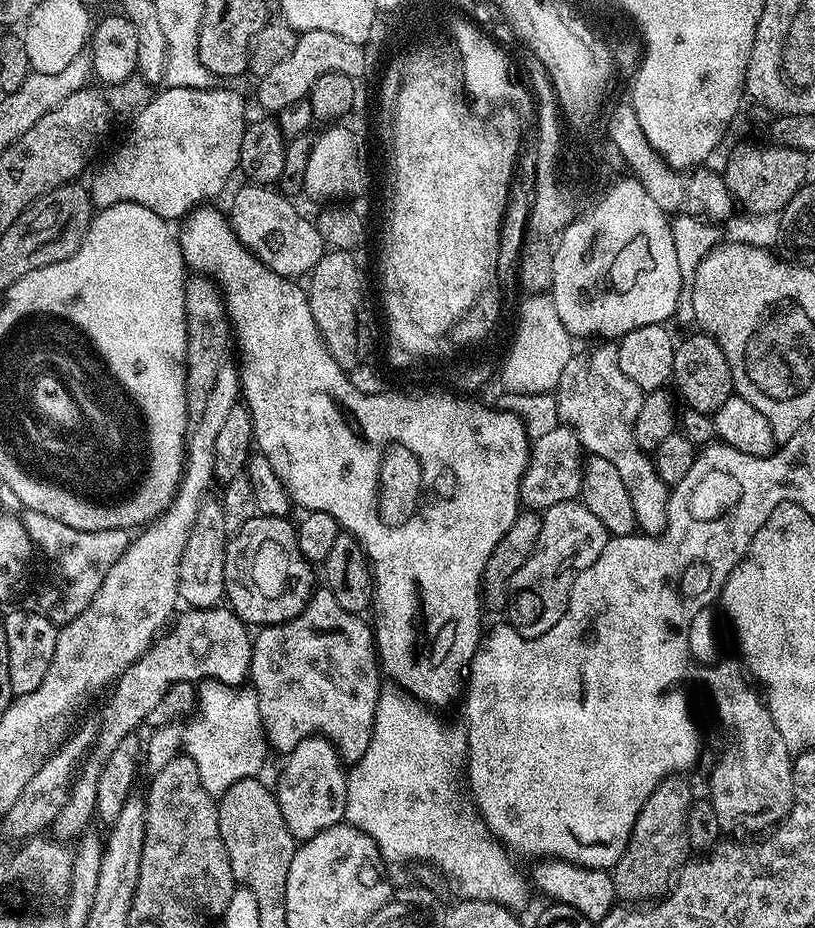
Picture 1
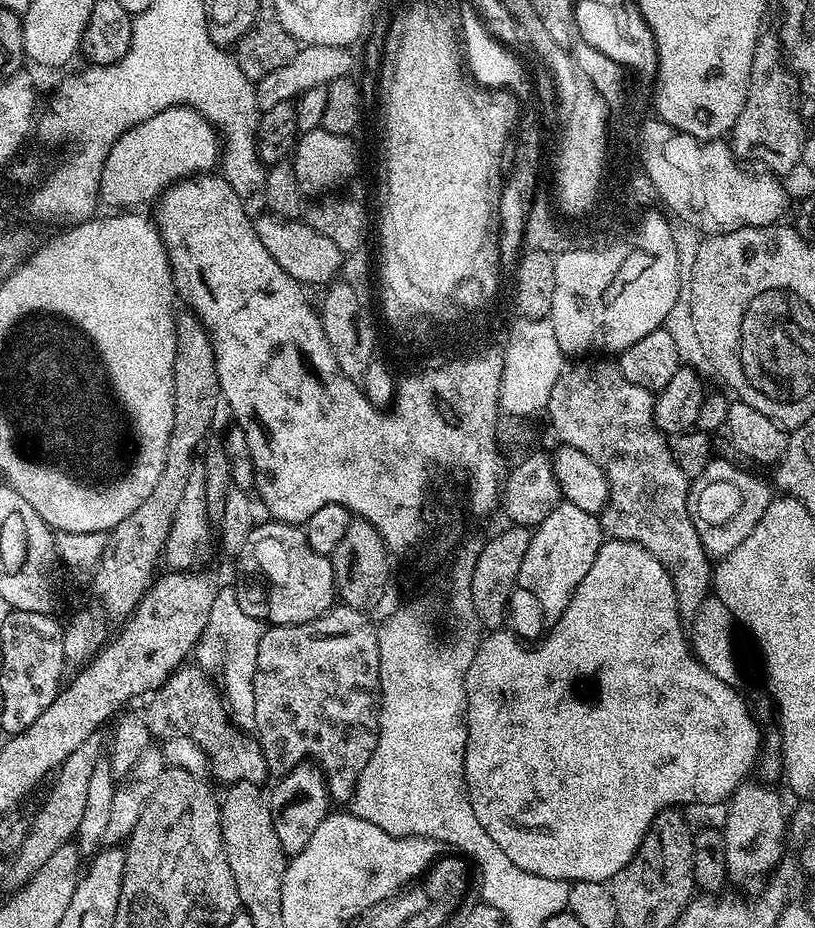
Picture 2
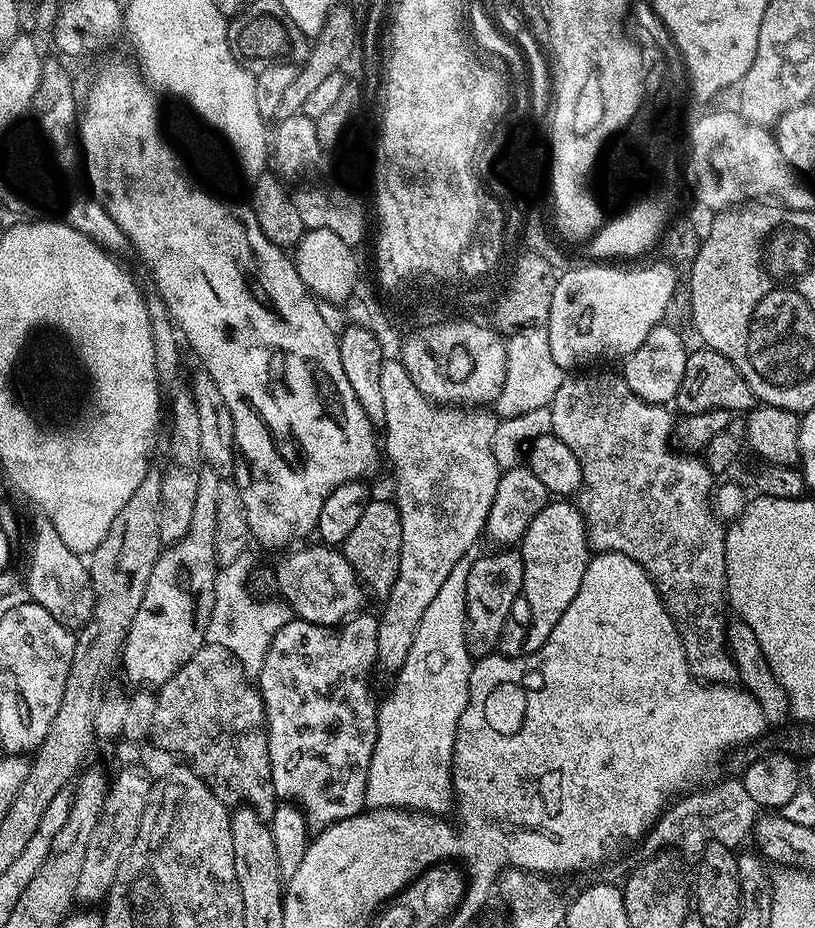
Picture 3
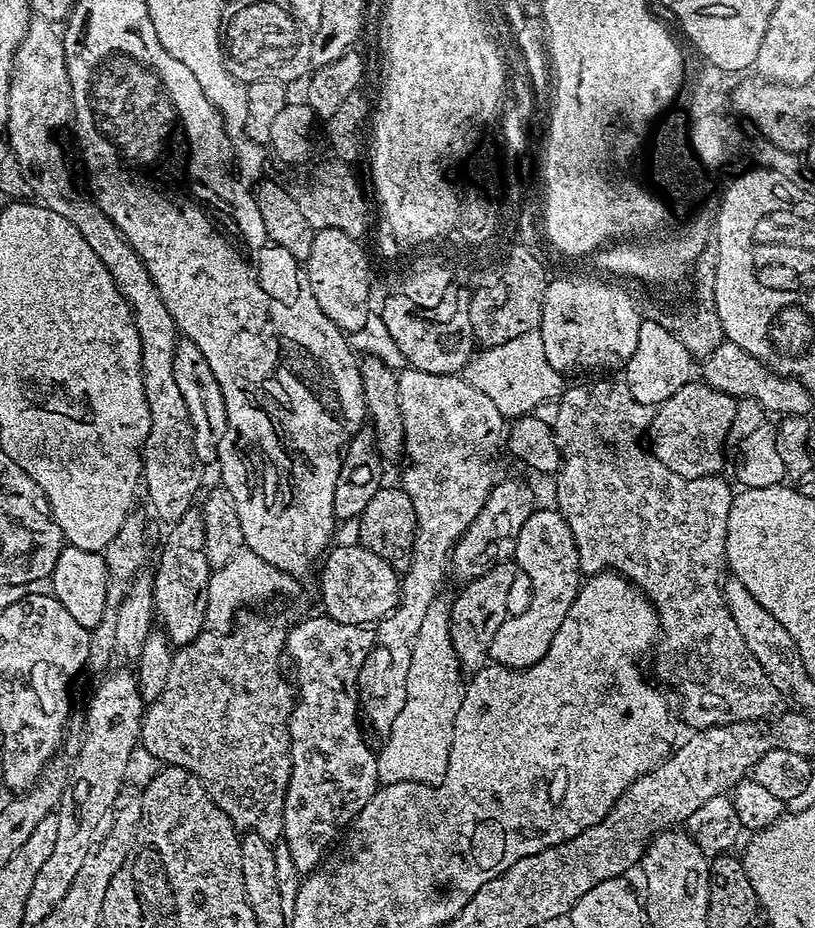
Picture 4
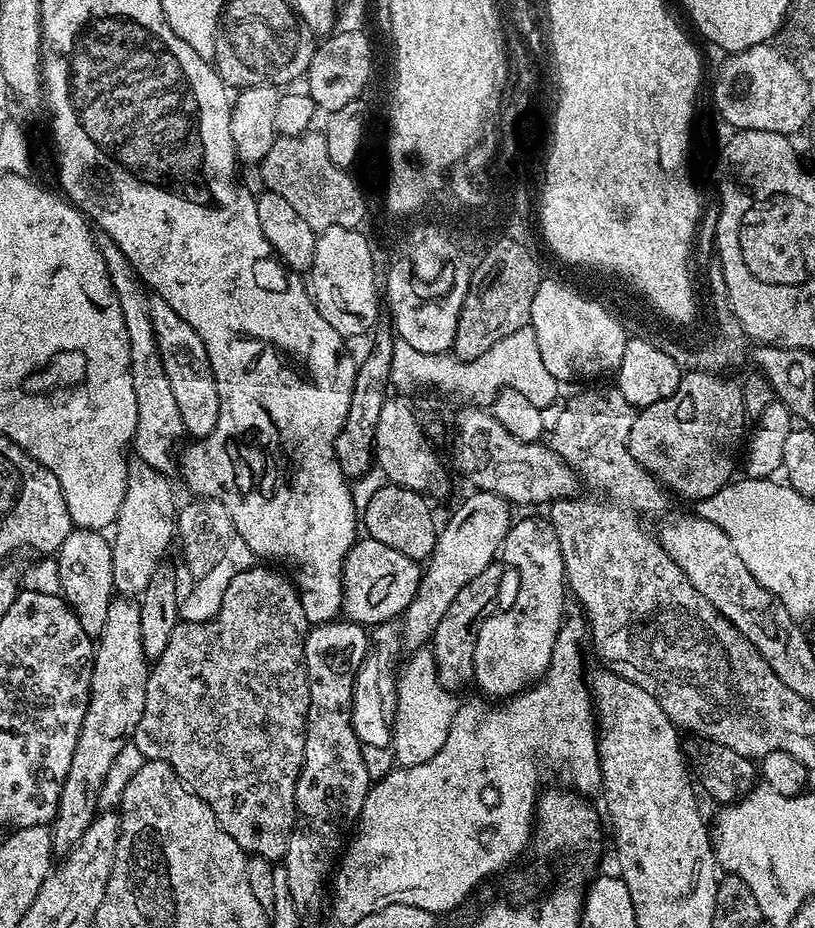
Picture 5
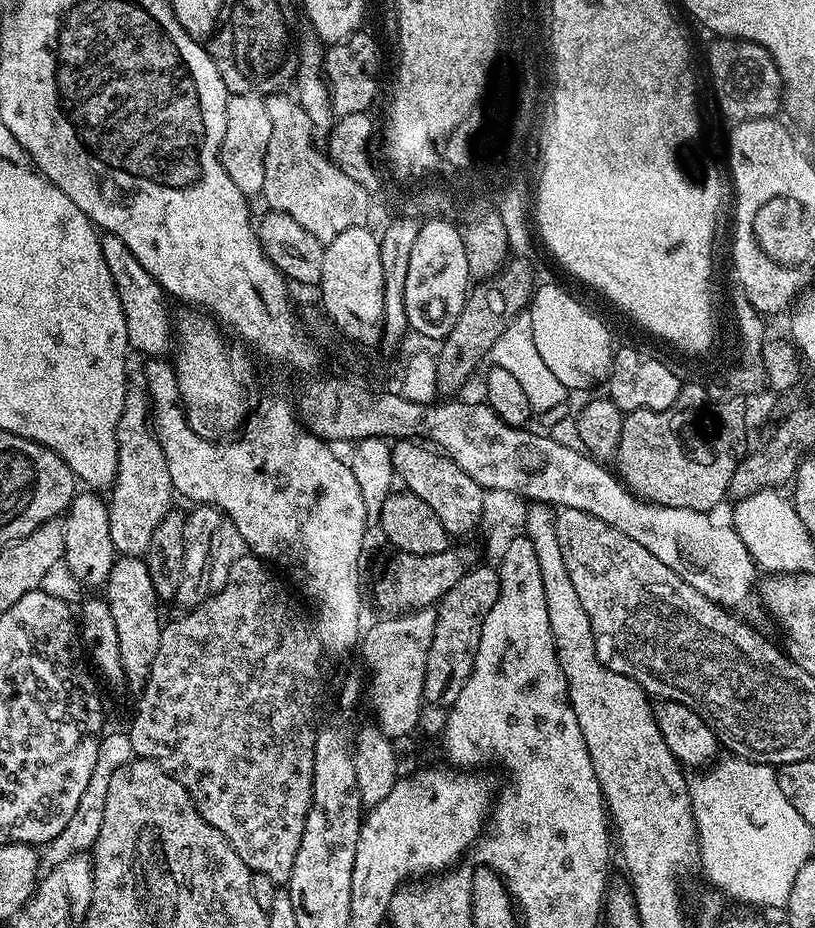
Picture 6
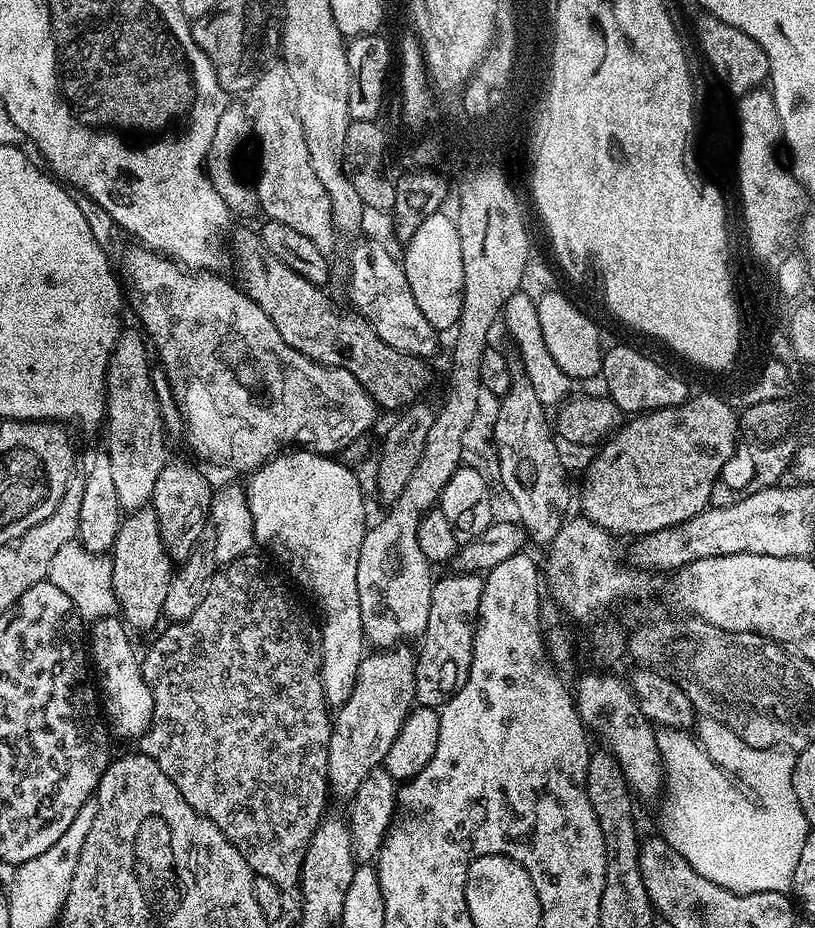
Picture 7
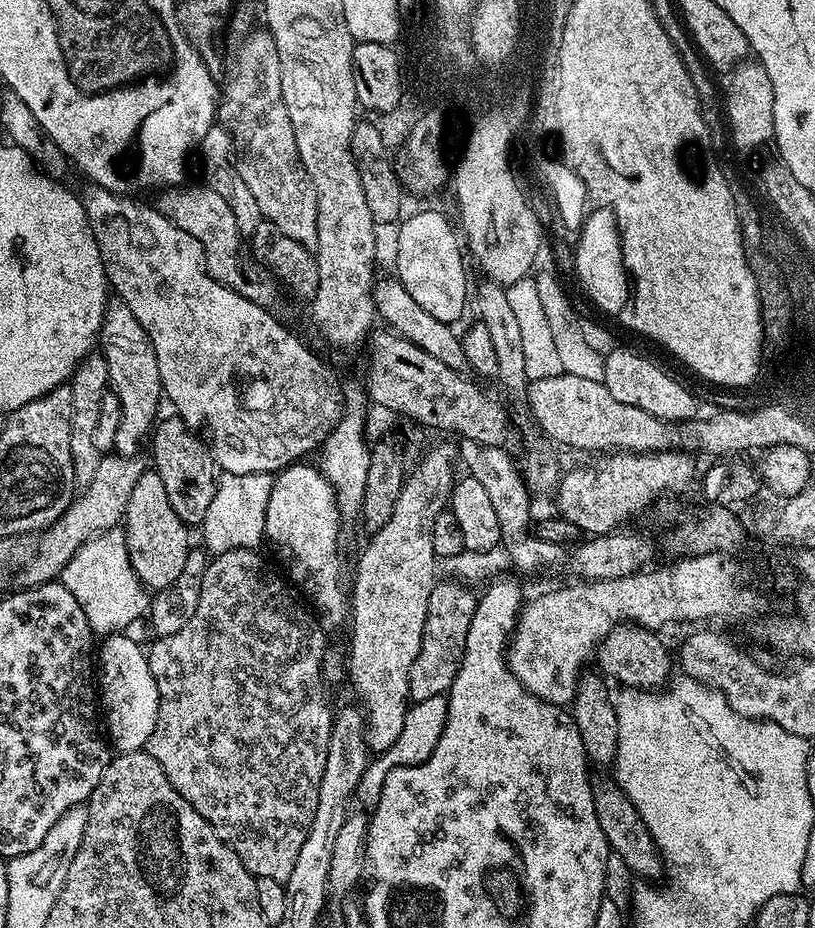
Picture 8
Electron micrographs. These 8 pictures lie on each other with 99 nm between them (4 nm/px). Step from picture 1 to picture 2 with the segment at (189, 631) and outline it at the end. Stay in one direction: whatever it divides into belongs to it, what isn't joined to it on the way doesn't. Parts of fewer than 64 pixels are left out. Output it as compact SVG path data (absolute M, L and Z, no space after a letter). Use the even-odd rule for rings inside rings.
M99 735L86 738L66 762L62 762L54 779L51 781L52 789L48 792L48 797L44 800L44 805L36 814L36 821L31 821L25 841L13 856L11 863L8 865L7 883L23 886L28 883L28 879L42 866L49 858L54 858L54 850L58 850L63 844L69 843L75 837L78 826L82 822L82 813L86 811L86 794L90 787L90 776L94 766L102 759L103 750L106 744L100 741ZM56 779L56 781L54 781Z

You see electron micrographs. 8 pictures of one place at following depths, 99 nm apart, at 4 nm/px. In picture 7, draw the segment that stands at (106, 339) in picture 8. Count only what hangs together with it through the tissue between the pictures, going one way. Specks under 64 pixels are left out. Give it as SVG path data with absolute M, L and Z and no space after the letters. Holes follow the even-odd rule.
M121 331L112 356L108 359L105 401L106 451L110 458L108 469L120 507L128 512L149 505L158 475L168 463L166 436L160 417L161 397L156 396L156 388L152 385L152 368L148 365L149 349L145 337L139 331L136 332Z

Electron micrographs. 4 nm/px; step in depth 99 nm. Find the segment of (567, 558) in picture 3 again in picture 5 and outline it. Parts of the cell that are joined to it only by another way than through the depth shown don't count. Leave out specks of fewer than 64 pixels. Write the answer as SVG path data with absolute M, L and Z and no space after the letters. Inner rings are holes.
M532 516L526 517L525 520L517 519L508 529L504 539L502 560L509 569L512 567L516 571L516 580L520 585L516 588L516 597L513 598L512 605L505 612L493 612L490 618L486 618L486 622L482 622L482 630L478 630L478 646L474 646L474 684L475 687L480 687L485 692L481 693L488 698L515 696L517 692L522 692L544 679L544 673L552 664L554 642L560 633L561 624L566 619L564 563L562 550L558 546L558 534L551 519L535 520Z

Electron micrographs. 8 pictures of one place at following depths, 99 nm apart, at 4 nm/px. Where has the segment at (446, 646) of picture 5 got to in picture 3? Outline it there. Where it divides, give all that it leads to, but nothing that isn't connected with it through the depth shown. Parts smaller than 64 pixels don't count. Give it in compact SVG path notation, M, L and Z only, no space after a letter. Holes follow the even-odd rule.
M492 550L489 556L477 555L470 566L470 578L466 578L464 610L466 626L464 641L474 658L490 656L497 651L500 635L509 623L508 611L515 600L521 599L524 591L524 567L519 551Z

